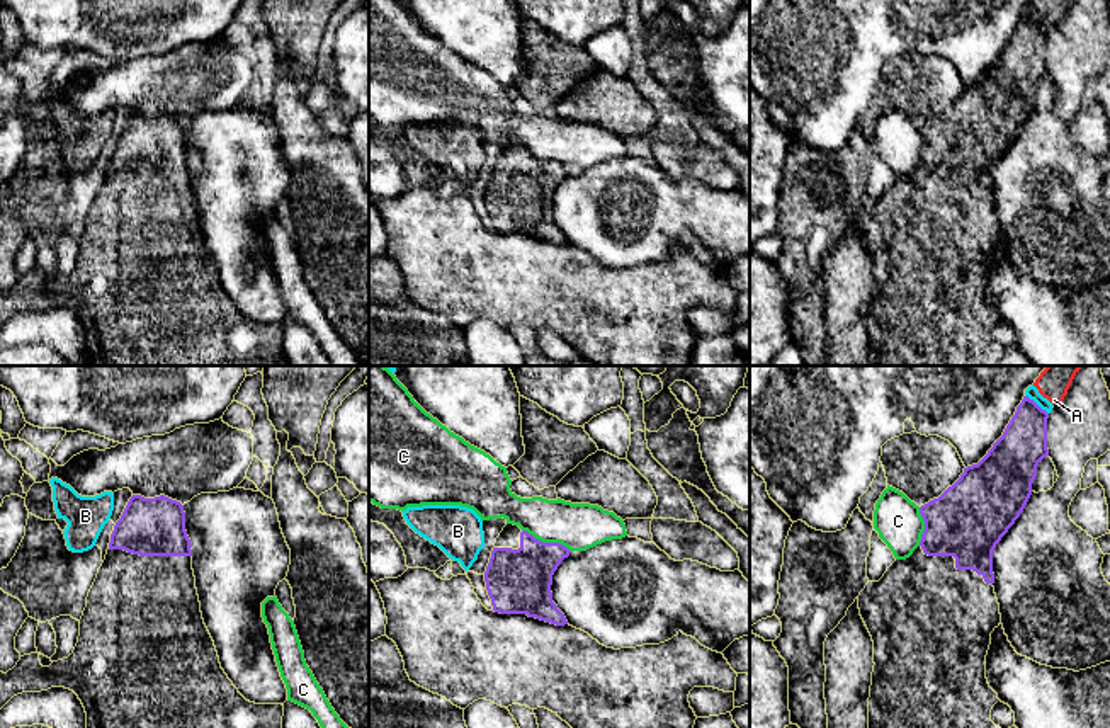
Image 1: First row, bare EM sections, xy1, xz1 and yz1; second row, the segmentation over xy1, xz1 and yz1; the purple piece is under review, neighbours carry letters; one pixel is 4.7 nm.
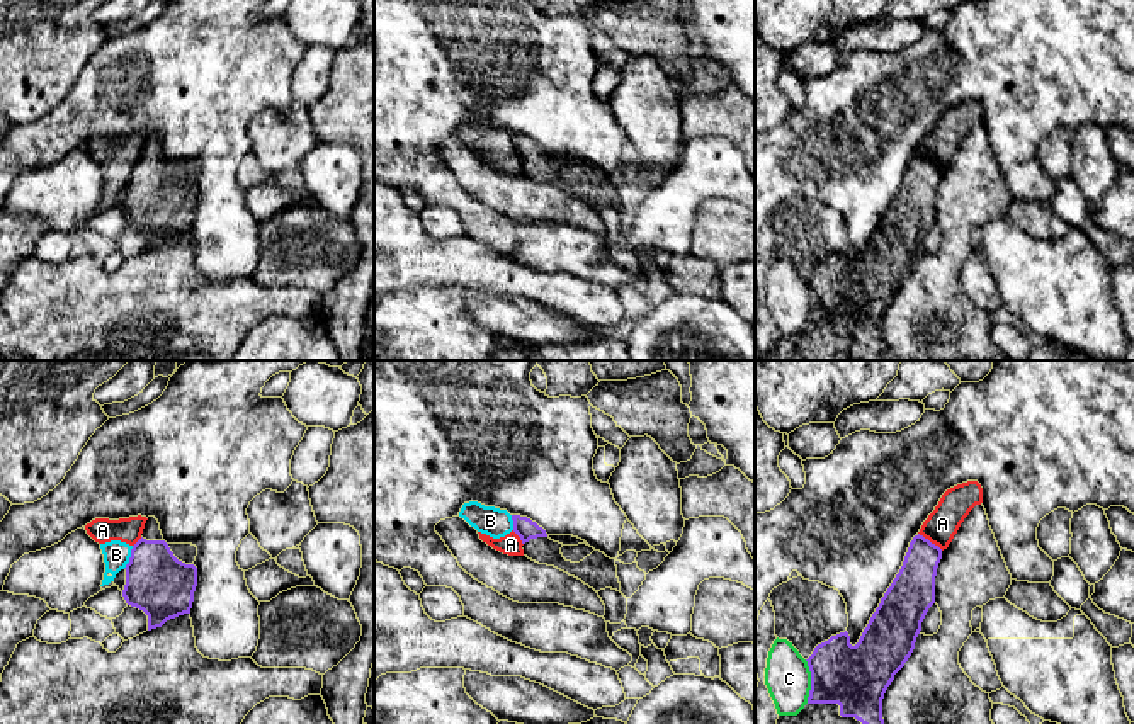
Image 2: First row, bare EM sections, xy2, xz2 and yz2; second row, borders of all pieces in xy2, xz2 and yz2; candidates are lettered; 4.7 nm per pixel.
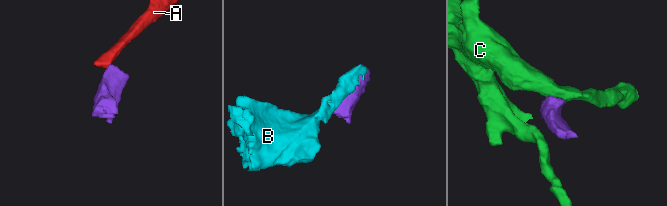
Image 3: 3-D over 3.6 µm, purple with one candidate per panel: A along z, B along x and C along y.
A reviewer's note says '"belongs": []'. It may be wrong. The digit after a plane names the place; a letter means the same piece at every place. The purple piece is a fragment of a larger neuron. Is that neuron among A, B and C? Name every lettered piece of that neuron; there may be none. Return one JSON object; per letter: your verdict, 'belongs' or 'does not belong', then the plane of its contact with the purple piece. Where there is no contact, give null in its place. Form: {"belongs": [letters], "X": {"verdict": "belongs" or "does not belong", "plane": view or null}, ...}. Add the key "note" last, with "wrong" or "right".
{"belongs": [], "A": {"verdict": "does not belong", "plane": "yz2"}, "B": {"verdict": "does not belong", "plane": "yz1"}, "C": {"verdict": "does not belong", "plane": "xz1"}, "note": "right"}

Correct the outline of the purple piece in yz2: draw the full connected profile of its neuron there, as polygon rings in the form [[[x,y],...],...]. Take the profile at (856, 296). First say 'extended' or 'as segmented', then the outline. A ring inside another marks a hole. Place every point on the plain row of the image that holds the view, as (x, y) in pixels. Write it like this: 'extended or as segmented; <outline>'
extended; [[[923,155],[910,161],[903,185],[881,218],[859,262],[850,263],[848,252],[818,263],[806,279],[811,291],[808,323],[797,335],[779,335],[767,355],[755,360],[882,360],[882,318],[915,269],[921,241],[935,223],[935,195],[942,168]]]

